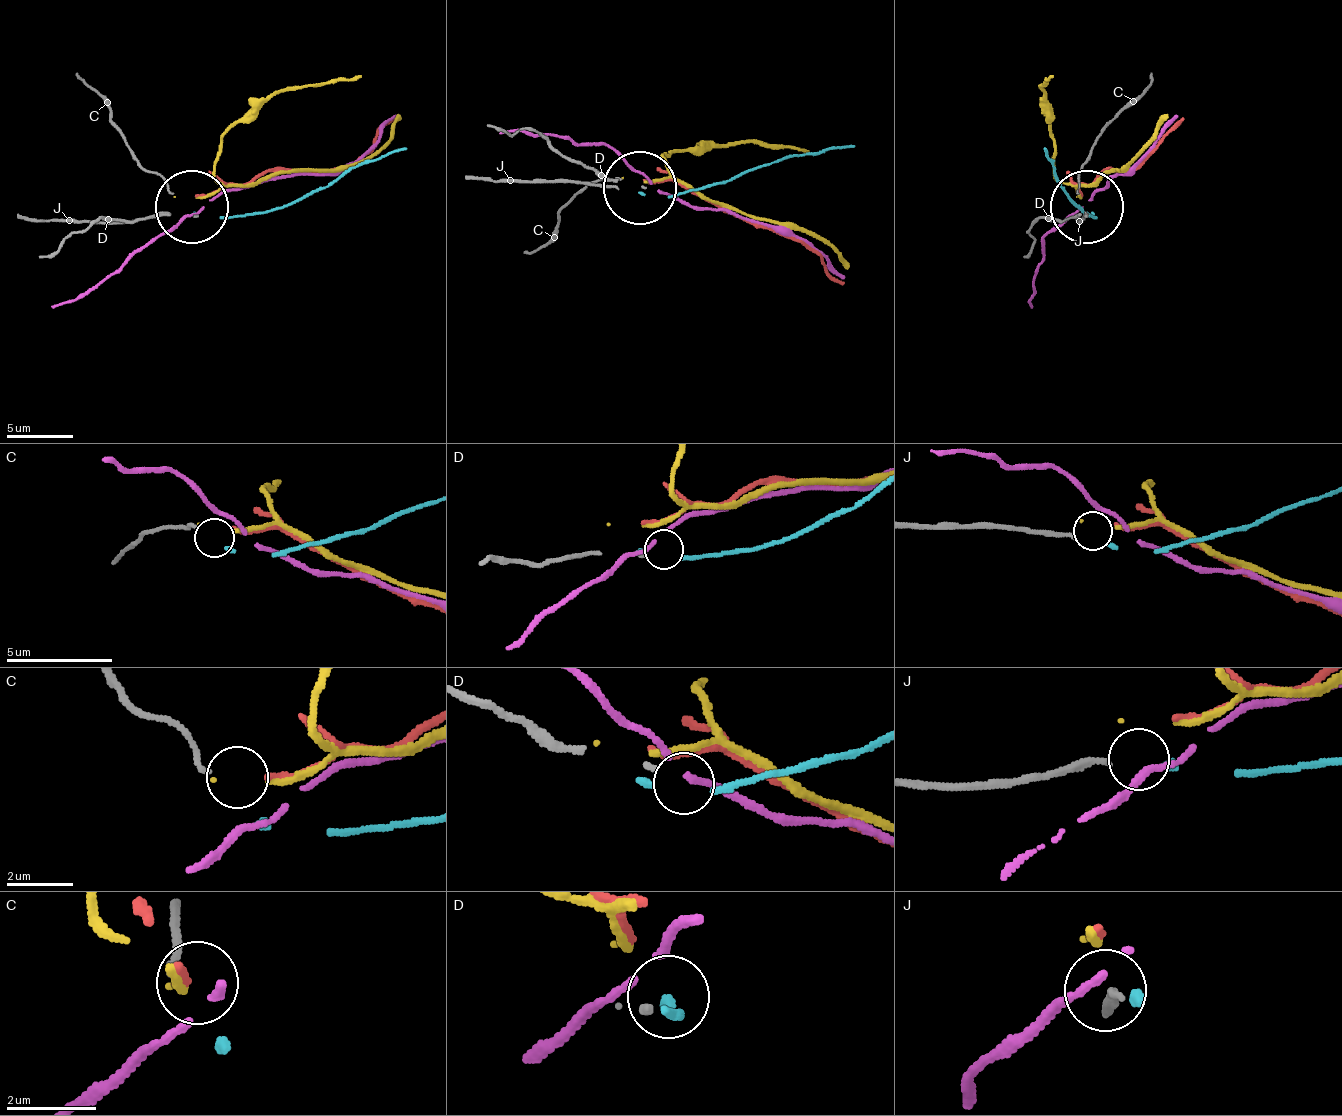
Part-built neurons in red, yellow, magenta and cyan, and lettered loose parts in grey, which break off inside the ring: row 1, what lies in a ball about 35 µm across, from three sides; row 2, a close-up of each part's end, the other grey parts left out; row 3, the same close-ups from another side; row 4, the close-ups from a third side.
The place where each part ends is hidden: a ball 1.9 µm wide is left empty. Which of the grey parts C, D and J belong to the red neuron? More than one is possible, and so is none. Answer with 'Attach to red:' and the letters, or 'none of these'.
Attach to red: none of these

